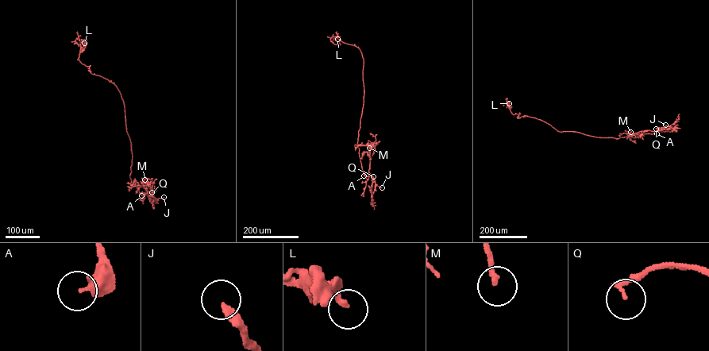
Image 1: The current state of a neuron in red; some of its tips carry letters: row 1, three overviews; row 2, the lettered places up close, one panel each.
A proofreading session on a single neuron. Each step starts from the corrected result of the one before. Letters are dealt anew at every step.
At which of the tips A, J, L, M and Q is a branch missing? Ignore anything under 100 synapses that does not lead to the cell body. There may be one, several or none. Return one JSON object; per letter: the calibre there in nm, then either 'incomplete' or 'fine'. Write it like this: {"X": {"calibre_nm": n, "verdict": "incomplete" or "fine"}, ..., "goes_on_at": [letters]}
{"A": {"calibre_nm": 400, "verdict": "fine"}, "J": {"calibre_nm": 320, "verdict": "incomplete"}, "L": {"calibre_nm": 260, "verdict": "fine"}, "M": {"calibre_nm": 190, "verdict": "fine"}, "Q": {"calibre_nm": 190, "verdict": "fine"}, "goes_on_at": ["J"]}

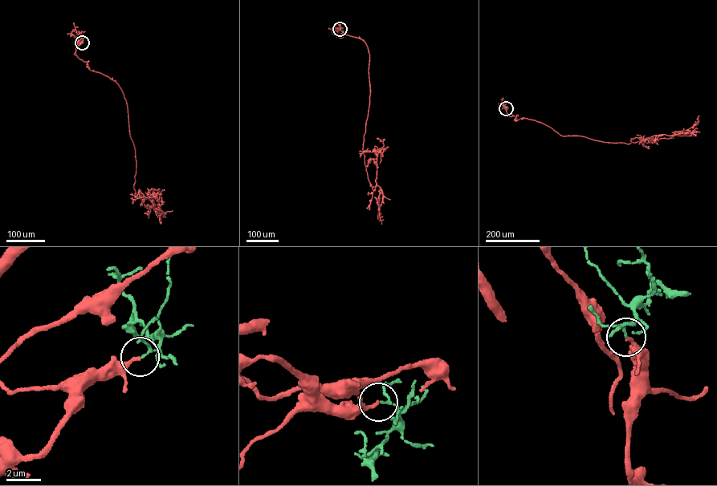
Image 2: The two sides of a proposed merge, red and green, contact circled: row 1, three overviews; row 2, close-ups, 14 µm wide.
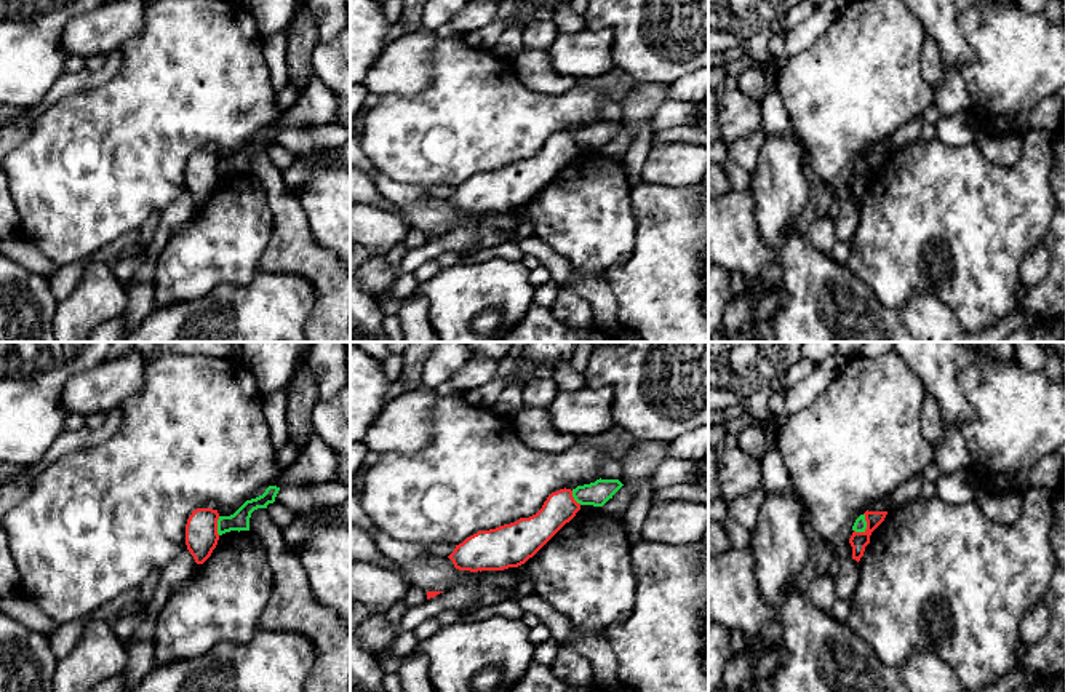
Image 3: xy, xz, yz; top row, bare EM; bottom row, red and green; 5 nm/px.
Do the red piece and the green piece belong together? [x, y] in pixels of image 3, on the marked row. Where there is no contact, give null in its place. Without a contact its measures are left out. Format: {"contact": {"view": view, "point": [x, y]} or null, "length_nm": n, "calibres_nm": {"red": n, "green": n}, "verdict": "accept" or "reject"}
{"contact": {"view": "yz", "point": [867, 526]}, "length_nm": 110, "calibres_nm": {"red": 90, "green": 60}, "verdict": "reject"}

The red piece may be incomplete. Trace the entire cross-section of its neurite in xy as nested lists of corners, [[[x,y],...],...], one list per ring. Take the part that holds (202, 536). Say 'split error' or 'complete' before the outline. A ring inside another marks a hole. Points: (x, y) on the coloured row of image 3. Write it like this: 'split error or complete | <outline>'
complete | [[[197,508],[185,524],[185,545],[197,564],[203,564],[217,545],[219,513],[213,508]]]

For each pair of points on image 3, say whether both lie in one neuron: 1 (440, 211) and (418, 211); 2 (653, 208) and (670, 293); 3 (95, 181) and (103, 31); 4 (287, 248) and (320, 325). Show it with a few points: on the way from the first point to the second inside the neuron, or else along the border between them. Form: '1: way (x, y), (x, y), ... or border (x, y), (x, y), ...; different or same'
1: way (435, 211), (422, 211); same
2: way (669, 229), (669, 272); same
3: border (143, 21), (143, 27), (117, 48); different
4: way (306, 264), (325, 283), (325, 306); same

